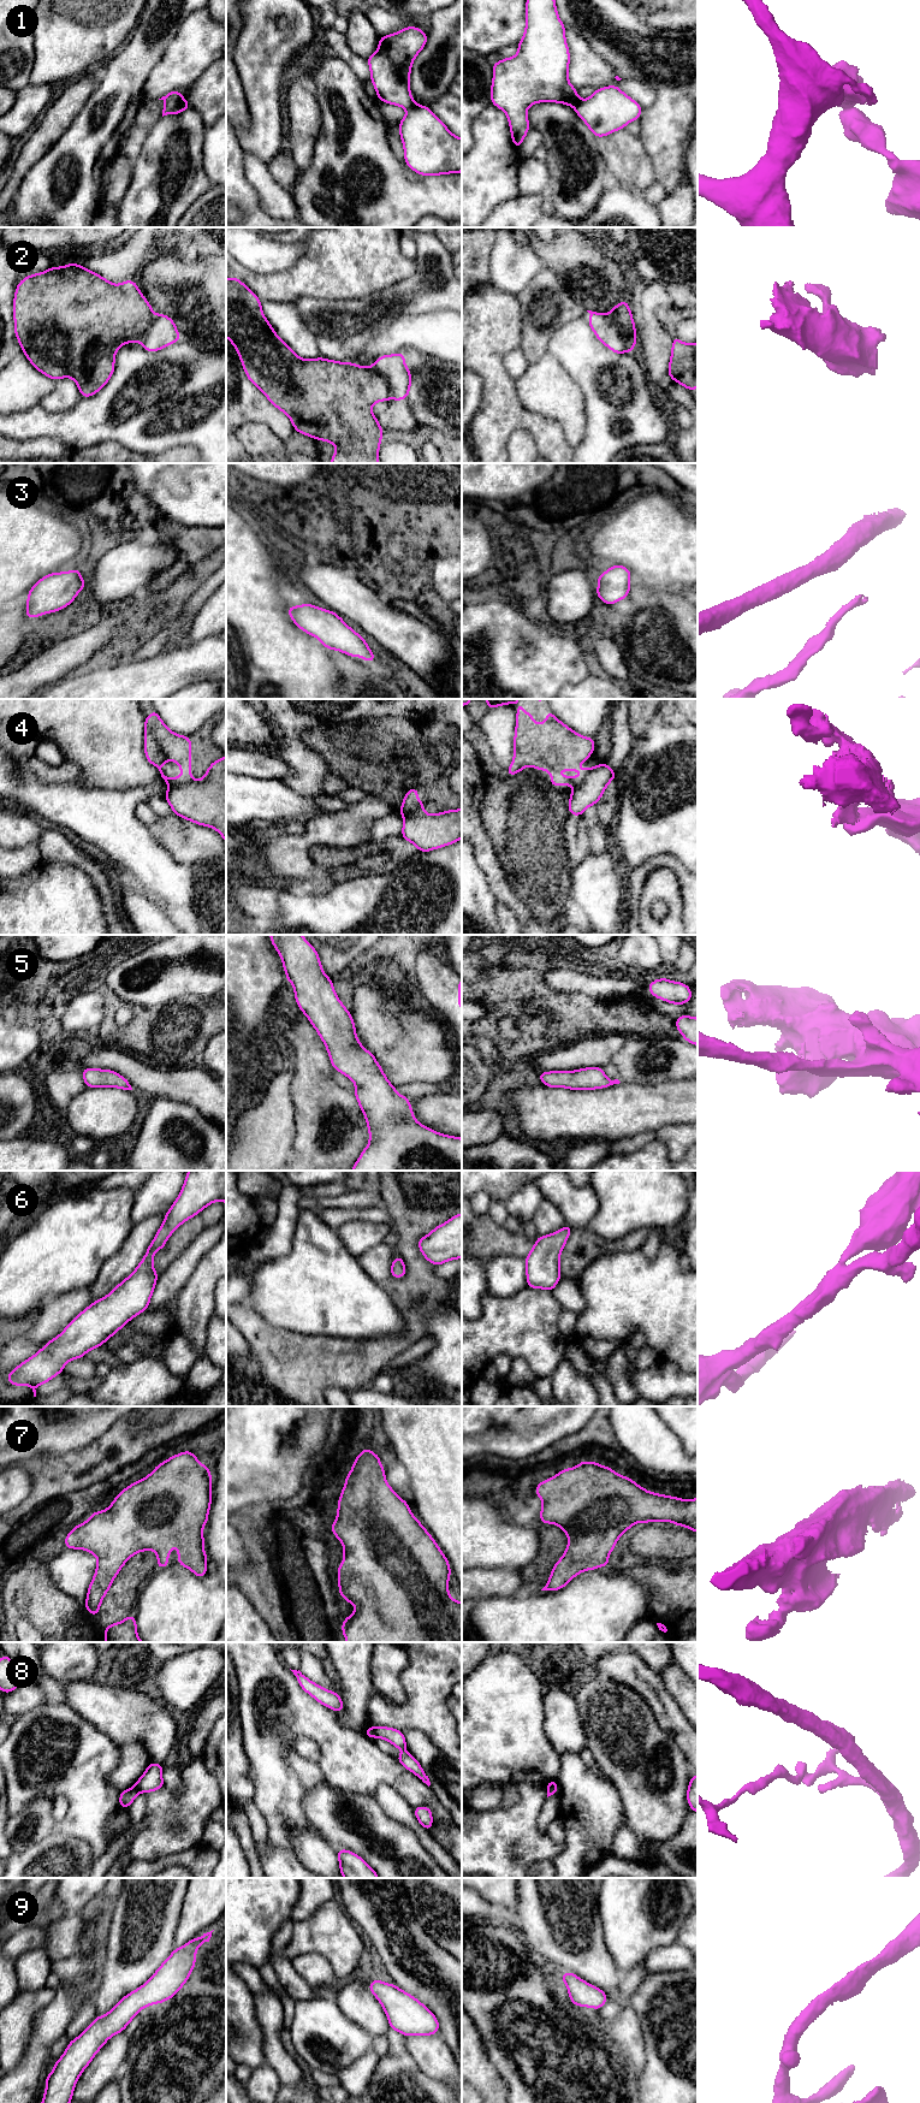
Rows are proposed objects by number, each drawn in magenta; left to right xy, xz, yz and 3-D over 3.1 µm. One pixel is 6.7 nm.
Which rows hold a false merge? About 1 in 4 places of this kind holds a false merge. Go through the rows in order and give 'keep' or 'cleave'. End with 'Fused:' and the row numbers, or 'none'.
1: cleave
2: cleave
3: keep
4: cleave
5: keep
6: keep
7: keep
8: cleave
9: keep
Fused: 1, 2, 4, 8

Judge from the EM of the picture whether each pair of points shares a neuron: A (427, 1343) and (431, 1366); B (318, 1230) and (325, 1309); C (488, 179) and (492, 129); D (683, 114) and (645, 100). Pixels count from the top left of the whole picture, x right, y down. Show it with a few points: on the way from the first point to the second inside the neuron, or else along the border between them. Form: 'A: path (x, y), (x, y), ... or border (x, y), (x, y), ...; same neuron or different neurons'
A: border (429, 1336), (434, 1345), (404, 1367); different neurons
B: path (318, 1249), (319, 1287), (321, 1290); same neuron
C: path (490, 167), (492, 163), (492, 141); same neuron
D: border (639, 77), (656, 93), (646, 108); different neurons

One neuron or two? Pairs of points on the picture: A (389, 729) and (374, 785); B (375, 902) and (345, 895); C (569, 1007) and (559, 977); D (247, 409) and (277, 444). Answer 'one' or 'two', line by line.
A: one
B: one
C: two
D: two

